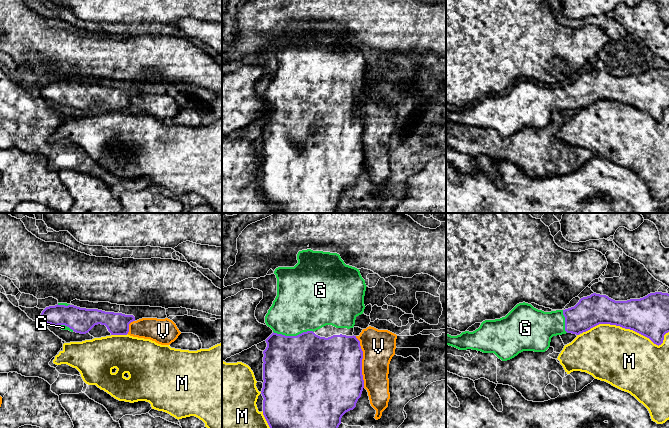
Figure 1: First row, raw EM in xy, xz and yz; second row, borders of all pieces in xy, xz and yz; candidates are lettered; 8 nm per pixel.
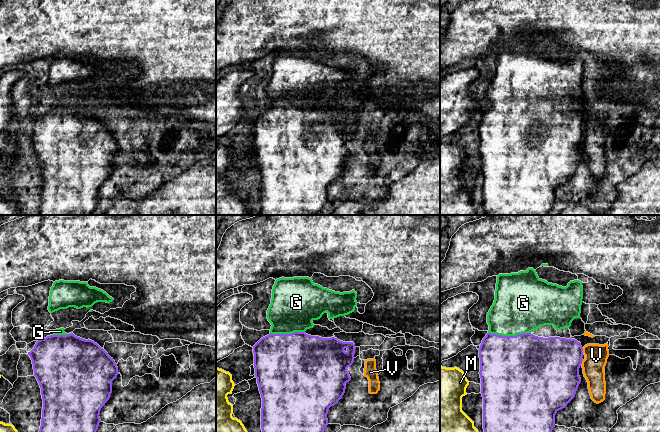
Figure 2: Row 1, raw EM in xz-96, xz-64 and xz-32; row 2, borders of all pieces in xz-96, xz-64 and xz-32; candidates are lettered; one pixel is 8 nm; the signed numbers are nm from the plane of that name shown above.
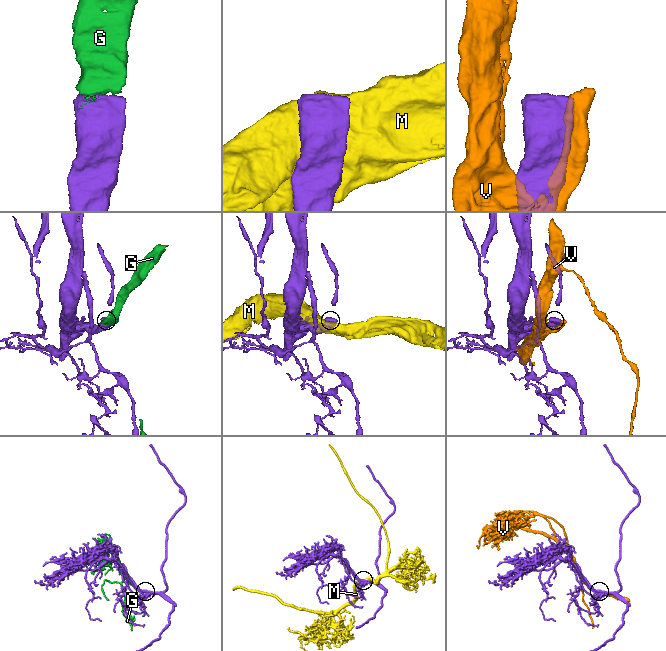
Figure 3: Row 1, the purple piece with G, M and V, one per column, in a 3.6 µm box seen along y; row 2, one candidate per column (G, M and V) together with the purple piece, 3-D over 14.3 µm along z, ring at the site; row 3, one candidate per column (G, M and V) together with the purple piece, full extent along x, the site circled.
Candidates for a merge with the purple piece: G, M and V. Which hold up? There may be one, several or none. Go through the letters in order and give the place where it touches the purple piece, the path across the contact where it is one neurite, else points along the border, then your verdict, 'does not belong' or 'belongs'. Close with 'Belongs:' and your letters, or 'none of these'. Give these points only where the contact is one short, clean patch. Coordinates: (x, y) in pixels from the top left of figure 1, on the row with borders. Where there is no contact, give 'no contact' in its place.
G: xz (293, 336) | belongs
M: yz (627, 328) | does not belong
V: xz (361, 362) | does not belong
Belongs: G

